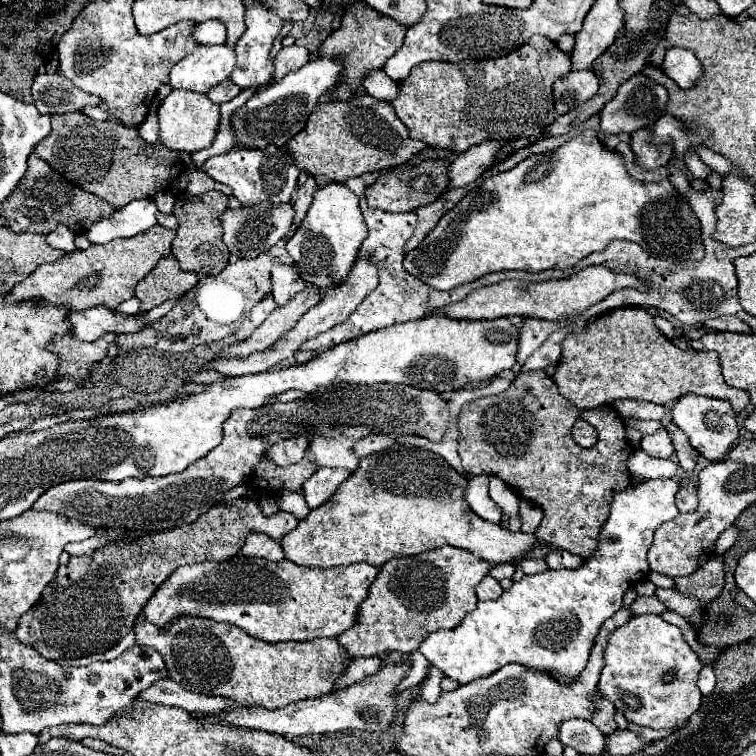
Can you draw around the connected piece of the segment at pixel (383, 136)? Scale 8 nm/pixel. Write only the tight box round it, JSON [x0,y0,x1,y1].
[288,95,426,183]

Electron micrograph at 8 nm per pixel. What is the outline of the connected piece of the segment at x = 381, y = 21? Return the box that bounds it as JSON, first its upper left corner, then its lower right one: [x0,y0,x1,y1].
[314,3,406,91]

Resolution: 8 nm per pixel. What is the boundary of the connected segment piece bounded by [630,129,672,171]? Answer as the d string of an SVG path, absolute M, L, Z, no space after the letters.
M634 131L632 133L632 153L636 157L636 165L642 169L656 169L668 165L672 159L672 147L648 147L648 131Z

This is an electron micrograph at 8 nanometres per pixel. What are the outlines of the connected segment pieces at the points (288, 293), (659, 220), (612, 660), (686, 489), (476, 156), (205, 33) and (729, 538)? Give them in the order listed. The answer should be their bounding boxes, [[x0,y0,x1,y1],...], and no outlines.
[[272,265,306,305],[404,131,704,291],[598,615,702,729],[676,477,698,513],[448,143,500,189],[192,19,224,45],[716,525,738,555]]

